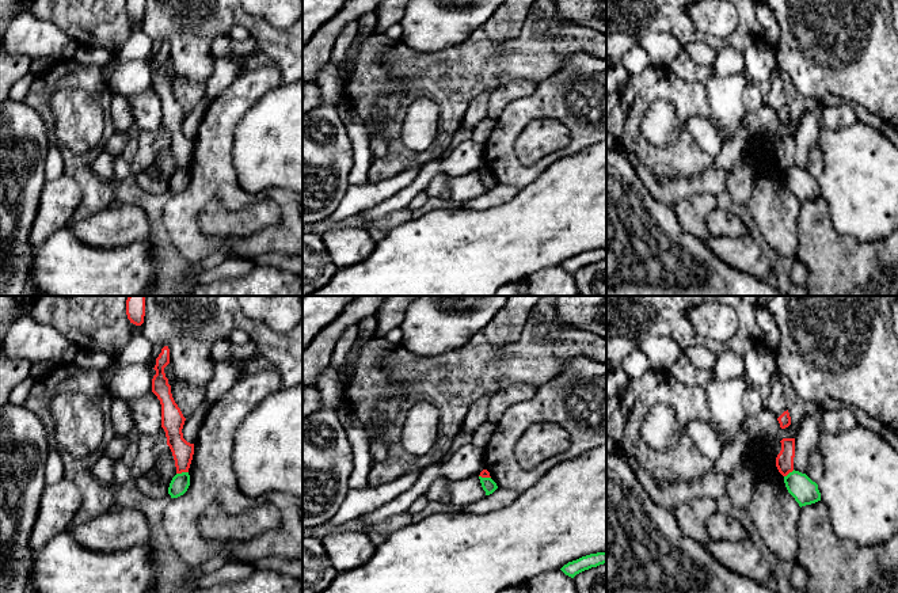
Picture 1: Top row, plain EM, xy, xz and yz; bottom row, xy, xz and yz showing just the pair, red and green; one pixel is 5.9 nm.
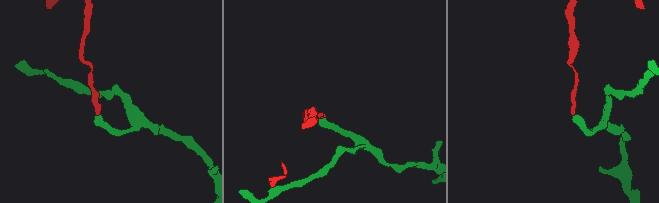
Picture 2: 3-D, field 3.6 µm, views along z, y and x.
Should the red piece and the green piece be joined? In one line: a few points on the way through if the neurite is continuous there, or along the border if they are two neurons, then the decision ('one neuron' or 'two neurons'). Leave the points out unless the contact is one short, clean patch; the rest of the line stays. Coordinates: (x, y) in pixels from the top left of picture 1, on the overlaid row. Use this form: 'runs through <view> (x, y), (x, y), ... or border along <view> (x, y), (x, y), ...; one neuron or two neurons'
border along xy (187, 471), (177, 474); two neurons

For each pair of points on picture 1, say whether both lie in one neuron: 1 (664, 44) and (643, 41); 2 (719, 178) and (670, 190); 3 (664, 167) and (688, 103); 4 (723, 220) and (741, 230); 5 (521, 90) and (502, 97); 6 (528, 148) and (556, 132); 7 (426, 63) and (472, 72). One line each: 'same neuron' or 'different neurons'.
1: same neuron
2: same neuron
3: same neuron
4: same neuron
5: same neuron
6: same neuron
7: same neuron

